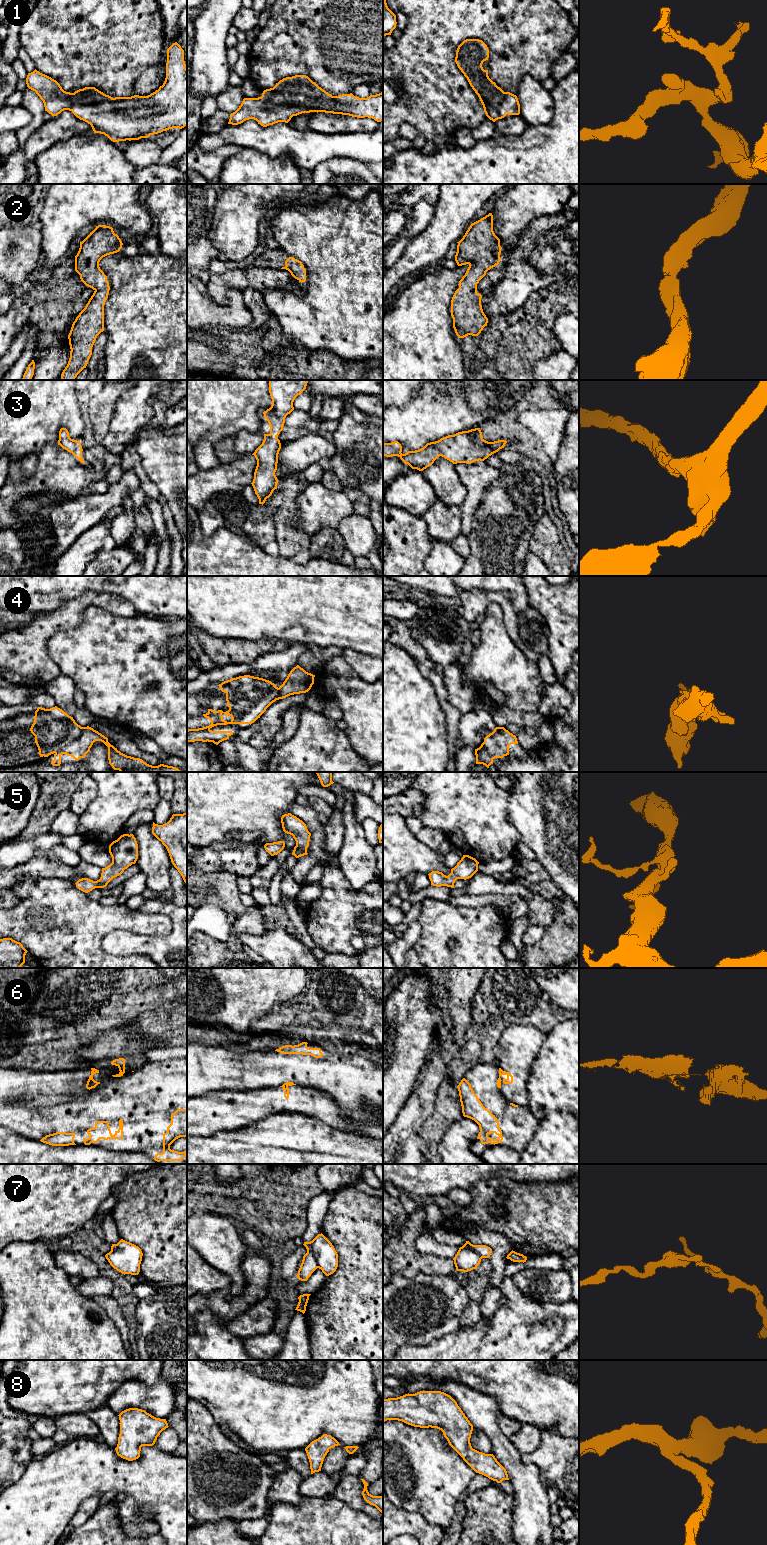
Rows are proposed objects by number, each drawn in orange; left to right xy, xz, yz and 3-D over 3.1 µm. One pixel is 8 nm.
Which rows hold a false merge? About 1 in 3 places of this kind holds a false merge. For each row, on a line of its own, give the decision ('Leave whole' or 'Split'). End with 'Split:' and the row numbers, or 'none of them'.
1: Leave whole
2: Leave whole
3: Leave whole
4: Split
5: Leave whole
6: Split
7: Split
8: Leave whole
Split: 4, 6, 7

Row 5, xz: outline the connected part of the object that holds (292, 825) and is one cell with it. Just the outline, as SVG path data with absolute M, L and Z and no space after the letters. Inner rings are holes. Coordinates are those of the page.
M291 813L282 815L281 823L283 831L292 835L296 841L292 855L296 858L307 855L311 833L306 824Z

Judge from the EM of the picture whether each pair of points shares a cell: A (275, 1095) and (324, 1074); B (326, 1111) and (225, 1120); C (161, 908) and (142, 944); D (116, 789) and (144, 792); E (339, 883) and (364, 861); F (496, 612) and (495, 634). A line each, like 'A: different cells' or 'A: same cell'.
A: different cells
B: same cell
C: same cell
D: same cell
E: different cells
F: same cell

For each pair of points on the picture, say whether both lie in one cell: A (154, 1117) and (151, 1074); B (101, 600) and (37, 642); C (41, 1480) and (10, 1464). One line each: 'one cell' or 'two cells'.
A: one cell
B: one cell
C: two cells

